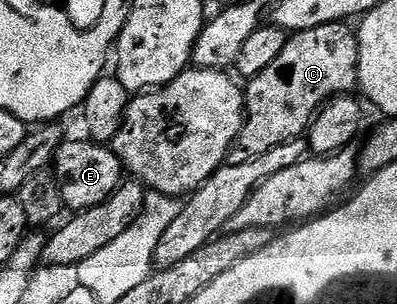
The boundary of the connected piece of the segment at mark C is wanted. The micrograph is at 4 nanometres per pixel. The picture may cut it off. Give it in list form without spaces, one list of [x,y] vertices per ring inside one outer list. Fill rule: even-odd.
[[[341,21],[295,32],[286,41],[286,49],[282,49],[282,54],[267,69],[262,69],[262,73],[258,73],[258,77],[247,80],[244,91],[246,116],[244,128],[240,130],[239,149],[229,151],[228,163],[249,163],[251,159],[262,153],[270,153],[270,149],[274,149],[278,145],[301,138],[311,127],[317,111],[325,103],[333,97],[344,97],[357,90],[360,82],[358,77],[358,40],[356,40],[356,31],[348,27],[351,26],[347,22]]]

